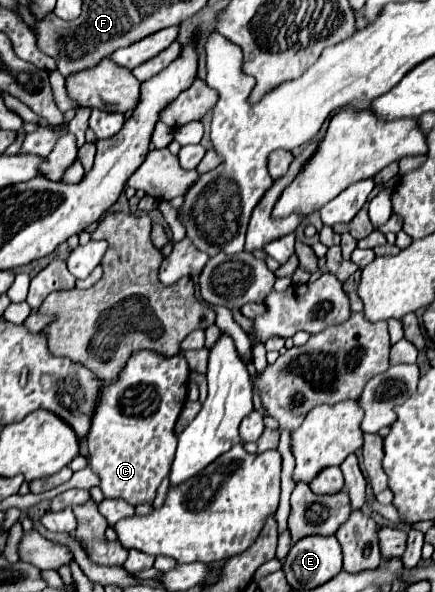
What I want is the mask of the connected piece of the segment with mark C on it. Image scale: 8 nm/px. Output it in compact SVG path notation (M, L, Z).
M140 349L130 355L116 381L102 381L86 445L104 497L118 497L130 505L154 501L174 461L176 421L187 398L189 373L182 355L164 357L158 351Z

